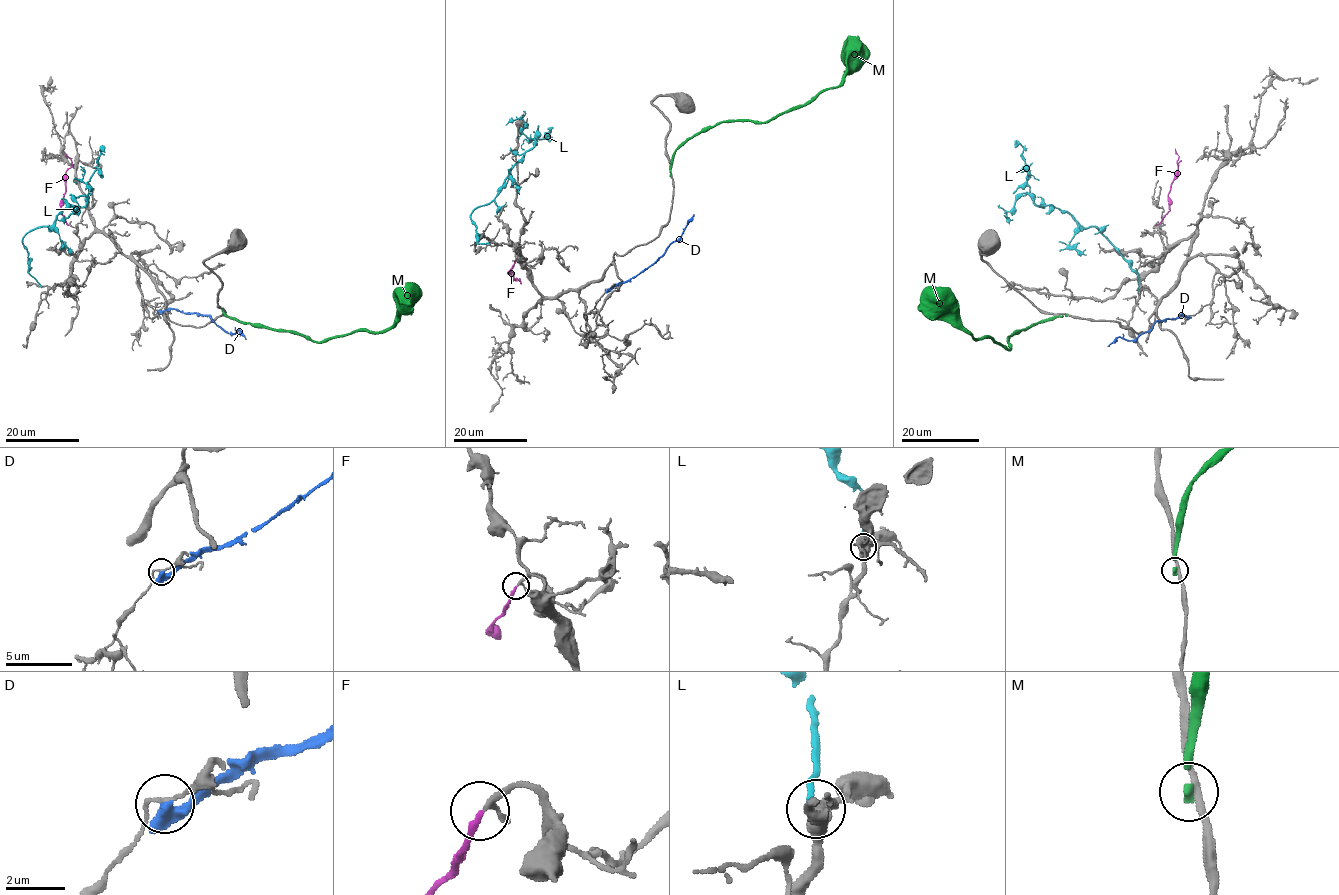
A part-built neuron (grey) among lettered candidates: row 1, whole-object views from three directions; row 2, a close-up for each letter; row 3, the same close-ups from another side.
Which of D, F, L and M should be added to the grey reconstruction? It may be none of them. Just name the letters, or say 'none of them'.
F

